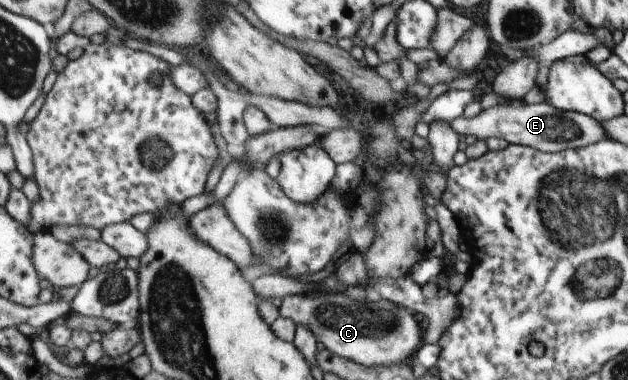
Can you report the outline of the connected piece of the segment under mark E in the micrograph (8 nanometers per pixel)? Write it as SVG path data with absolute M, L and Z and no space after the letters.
M514 100L511 104L503 104L482 110L473 119L459 116L449 120L447 125L463 136L474 136L476 140L489 137L502 138L507 144L529 146L540 152L558 152L567 148L580 148L590 143L607 139L599 123L592 117L569 111L559 111L545 102L526 105Z

